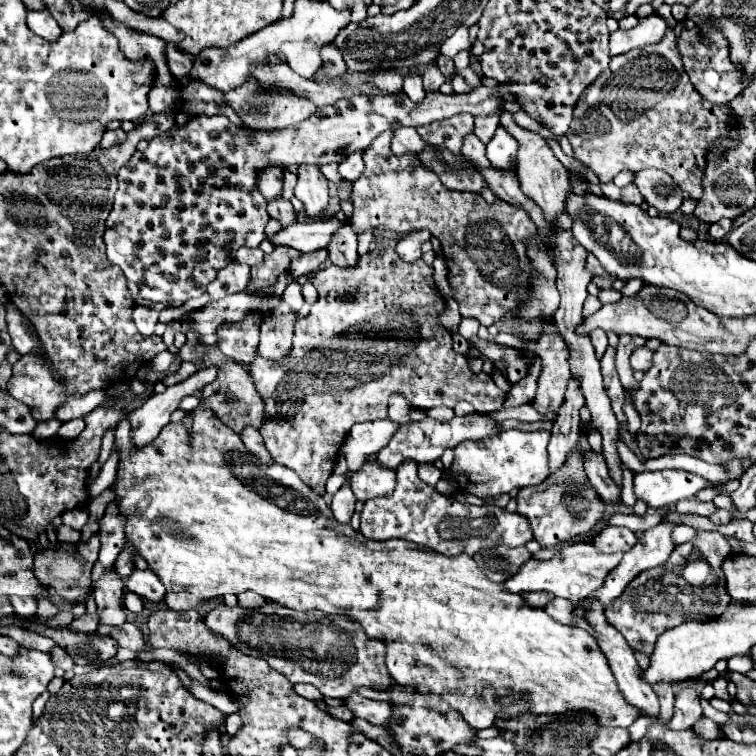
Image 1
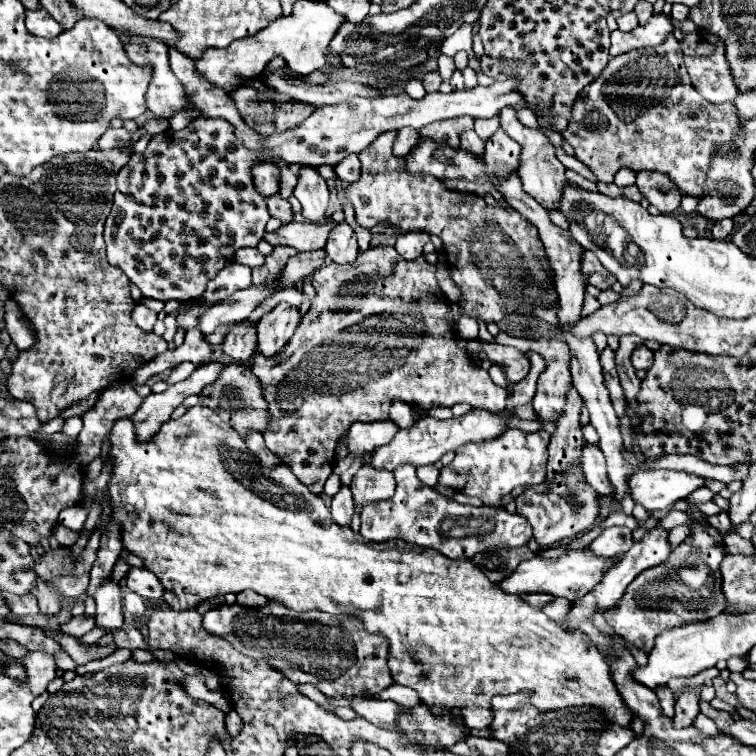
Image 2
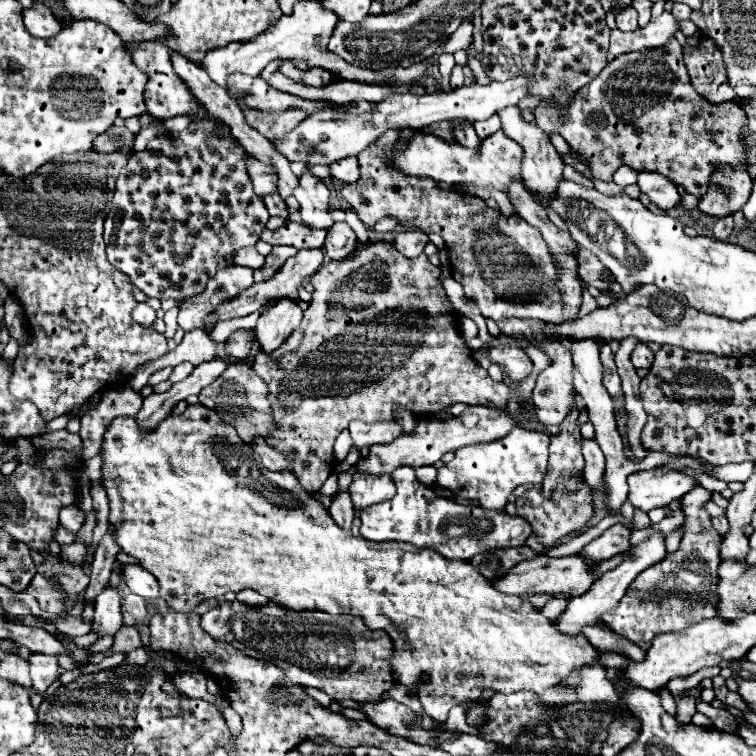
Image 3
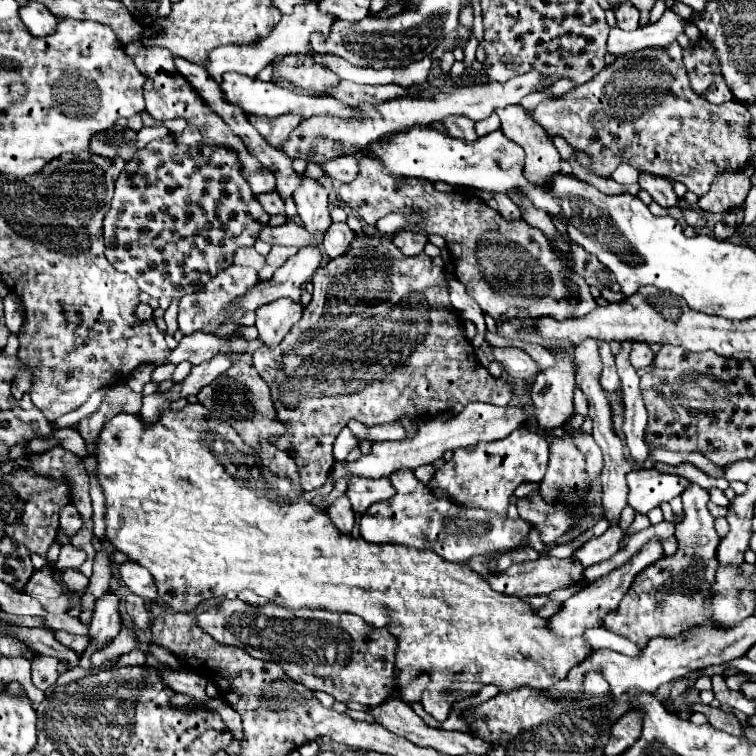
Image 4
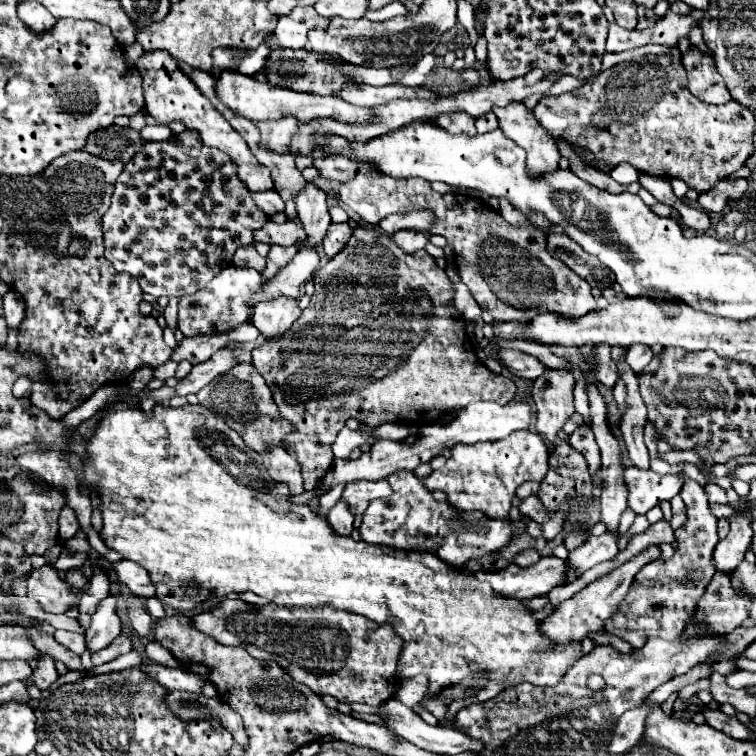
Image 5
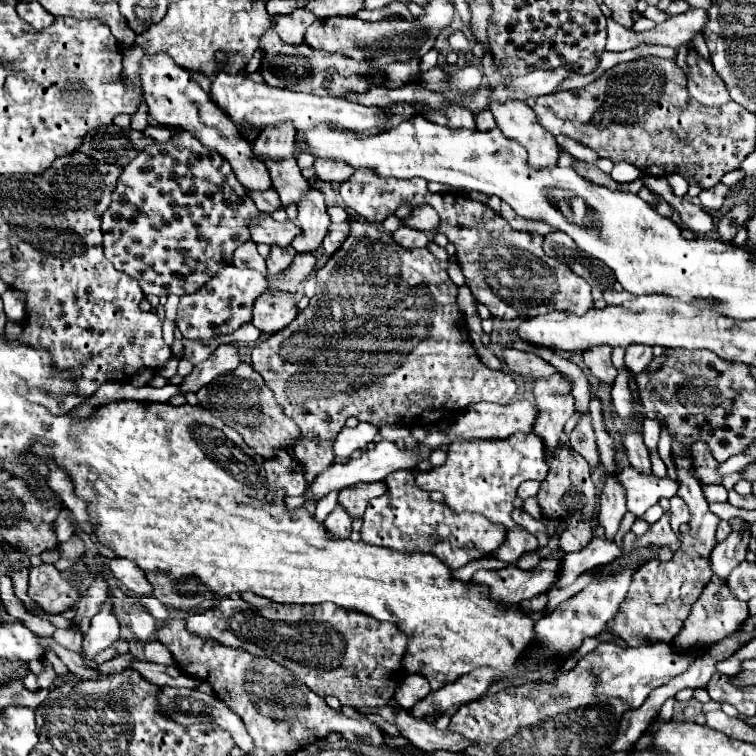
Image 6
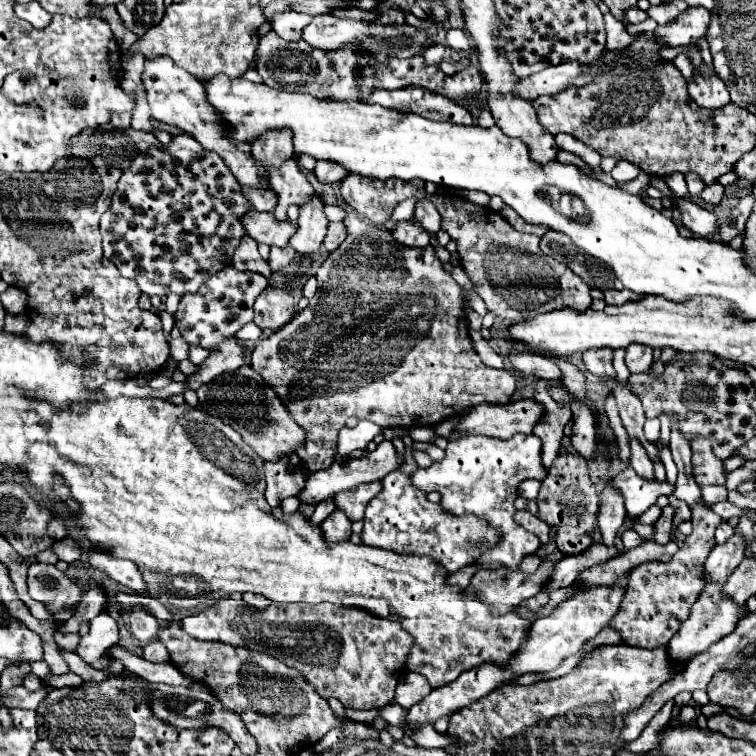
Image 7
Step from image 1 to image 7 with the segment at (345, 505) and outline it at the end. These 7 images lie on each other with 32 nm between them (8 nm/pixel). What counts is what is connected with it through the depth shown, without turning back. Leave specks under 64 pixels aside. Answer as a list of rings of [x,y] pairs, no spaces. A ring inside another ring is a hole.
[[[334,510],[322,524],[320,530],[324,534],[326,542],[344,542],[350,538],[350,524],[346,514],[340,514],[340,510]]]

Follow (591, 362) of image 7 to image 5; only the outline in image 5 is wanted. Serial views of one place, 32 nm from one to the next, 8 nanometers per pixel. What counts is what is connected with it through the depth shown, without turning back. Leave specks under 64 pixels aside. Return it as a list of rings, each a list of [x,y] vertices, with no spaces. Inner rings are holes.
[[[596,346],[594,348],[594,378],[604,384],[606,388],[614,388],[618,380],[618,368],[610,358],[610,346]]]

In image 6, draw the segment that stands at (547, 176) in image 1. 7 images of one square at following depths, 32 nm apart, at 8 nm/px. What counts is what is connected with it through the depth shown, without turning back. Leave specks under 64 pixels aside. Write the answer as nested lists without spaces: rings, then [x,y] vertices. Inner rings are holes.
[[[524,100],[492,102],[490,112],[494,114],[498,128],[528,150],[528,160],[534,168],[556,166],[560,148],[554,136],[538,124],[534,110]]]

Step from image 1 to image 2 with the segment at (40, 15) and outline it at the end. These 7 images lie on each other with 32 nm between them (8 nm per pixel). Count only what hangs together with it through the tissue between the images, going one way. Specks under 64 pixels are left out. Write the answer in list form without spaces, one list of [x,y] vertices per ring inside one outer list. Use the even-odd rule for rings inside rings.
[[[44,6],[26,10],[26,28],[30,30],[30,34],[40,38],[54,38],[62,30],[62,26],[50,16],[48,10],[44,10]]]

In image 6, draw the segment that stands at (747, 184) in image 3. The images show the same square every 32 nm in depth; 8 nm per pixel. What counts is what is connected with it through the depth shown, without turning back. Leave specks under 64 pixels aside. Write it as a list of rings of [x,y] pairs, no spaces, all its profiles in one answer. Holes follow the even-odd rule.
[[[716,184],[716,186],[708,188],[708,190],[702,190],[698,198],[700,198],[700,202],[702,202],[702,206],[704,206],[704,208],[716,210],[716,208],[720,208],[720,206],[722,206],[724,196],[726,196],[730,190],[734,190],[734,188],[742,188],[742,184],[736,184],[736,186],[724,186],[724,184]]]

